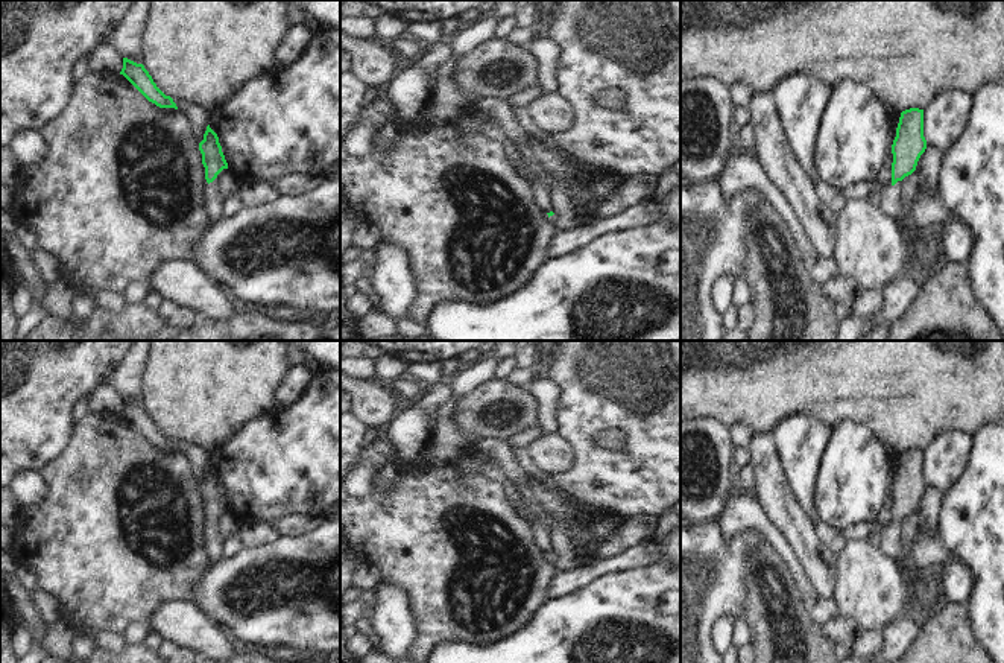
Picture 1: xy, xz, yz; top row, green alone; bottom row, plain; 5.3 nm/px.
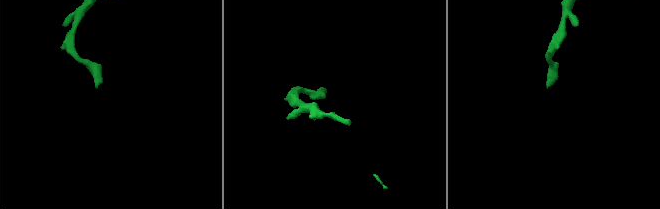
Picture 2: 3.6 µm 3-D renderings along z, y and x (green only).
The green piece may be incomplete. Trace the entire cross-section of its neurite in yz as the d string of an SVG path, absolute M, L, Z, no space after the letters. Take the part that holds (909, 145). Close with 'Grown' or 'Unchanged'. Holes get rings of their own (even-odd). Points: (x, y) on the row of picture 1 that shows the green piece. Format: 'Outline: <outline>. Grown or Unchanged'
Outline: M910 108L901 113L896 137L892 144L892 186L884 190L884 211L898 217L902 213L901 181L916 170L927 149L923 137L923 109Z. Grown.

